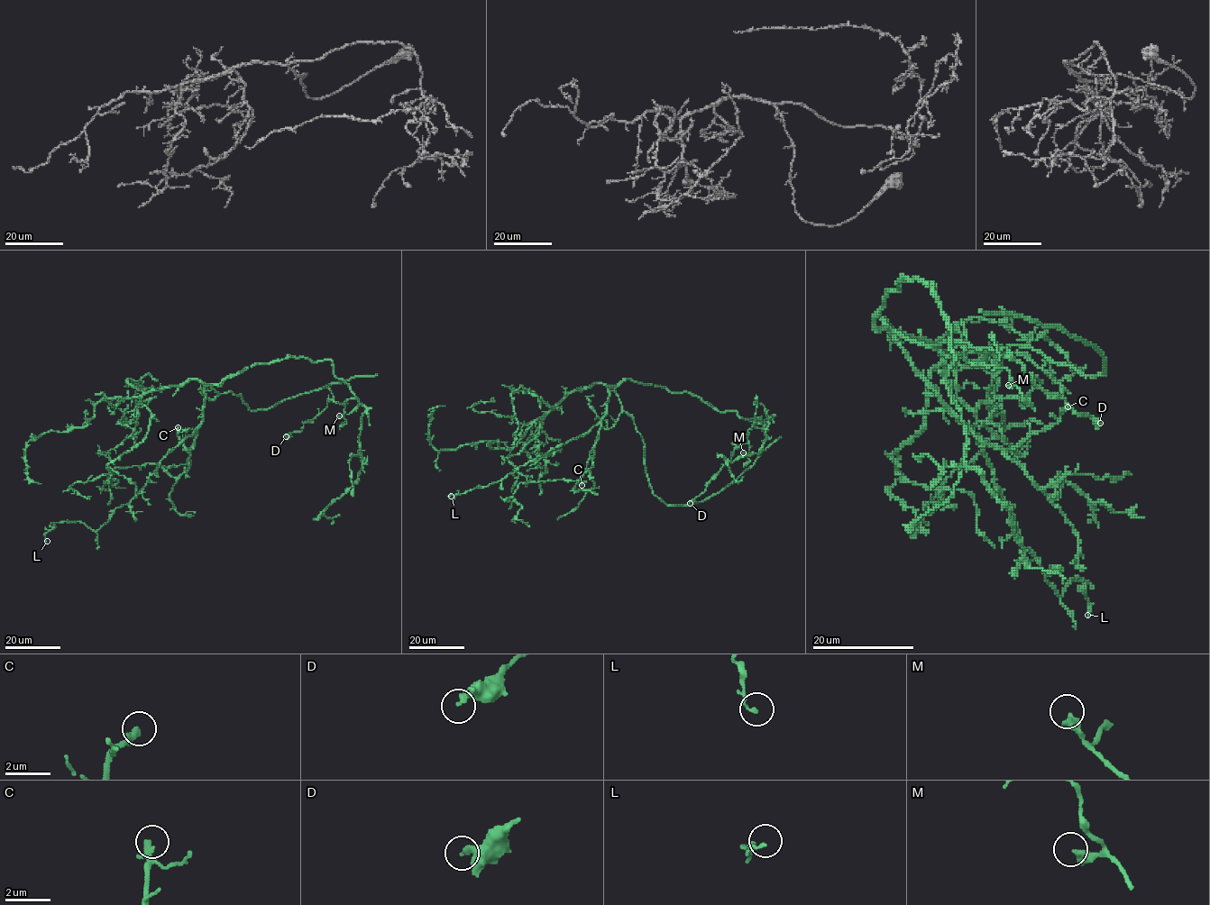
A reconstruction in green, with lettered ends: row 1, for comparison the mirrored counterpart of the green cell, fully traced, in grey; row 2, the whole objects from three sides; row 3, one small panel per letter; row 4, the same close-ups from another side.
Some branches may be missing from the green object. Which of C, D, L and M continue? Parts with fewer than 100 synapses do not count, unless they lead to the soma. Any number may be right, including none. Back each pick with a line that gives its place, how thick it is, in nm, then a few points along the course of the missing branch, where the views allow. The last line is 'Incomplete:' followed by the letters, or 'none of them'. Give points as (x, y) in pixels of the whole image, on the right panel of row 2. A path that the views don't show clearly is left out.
Incomplete: none of them

